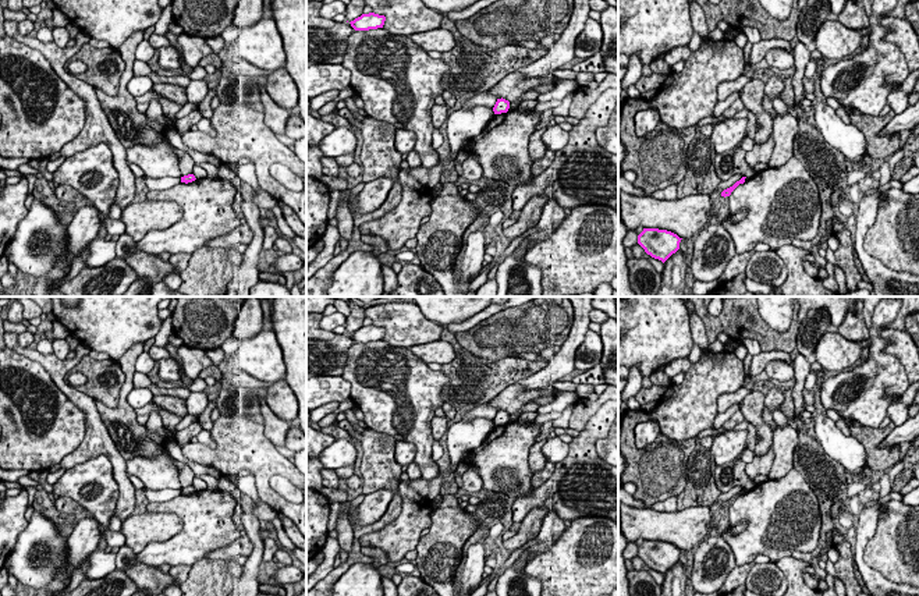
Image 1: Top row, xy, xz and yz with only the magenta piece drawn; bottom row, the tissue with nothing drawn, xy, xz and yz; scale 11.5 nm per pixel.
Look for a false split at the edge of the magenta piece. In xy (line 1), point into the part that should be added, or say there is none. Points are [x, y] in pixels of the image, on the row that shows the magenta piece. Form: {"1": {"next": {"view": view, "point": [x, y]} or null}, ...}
{"1": {"next": null}}

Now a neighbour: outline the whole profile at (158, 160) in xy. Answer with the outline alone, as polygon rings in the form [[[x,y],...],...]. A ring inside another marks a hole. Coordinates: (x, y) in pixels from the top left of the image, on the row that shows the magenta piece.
[[[166,136],[159,143],[150,146],[135,145],[125,152],[127,163],[139,166],[146,177],[182,177],[178,166],[178,156]]]

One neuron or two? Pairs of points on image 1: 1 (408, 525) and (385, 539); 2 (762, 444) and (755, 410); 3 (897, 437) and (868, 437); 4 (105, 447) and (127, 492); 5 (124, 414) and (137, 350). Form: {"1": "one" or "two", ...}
{"1": "one", "2": "one", "3": "two", "4": "one", "5": "one"}

